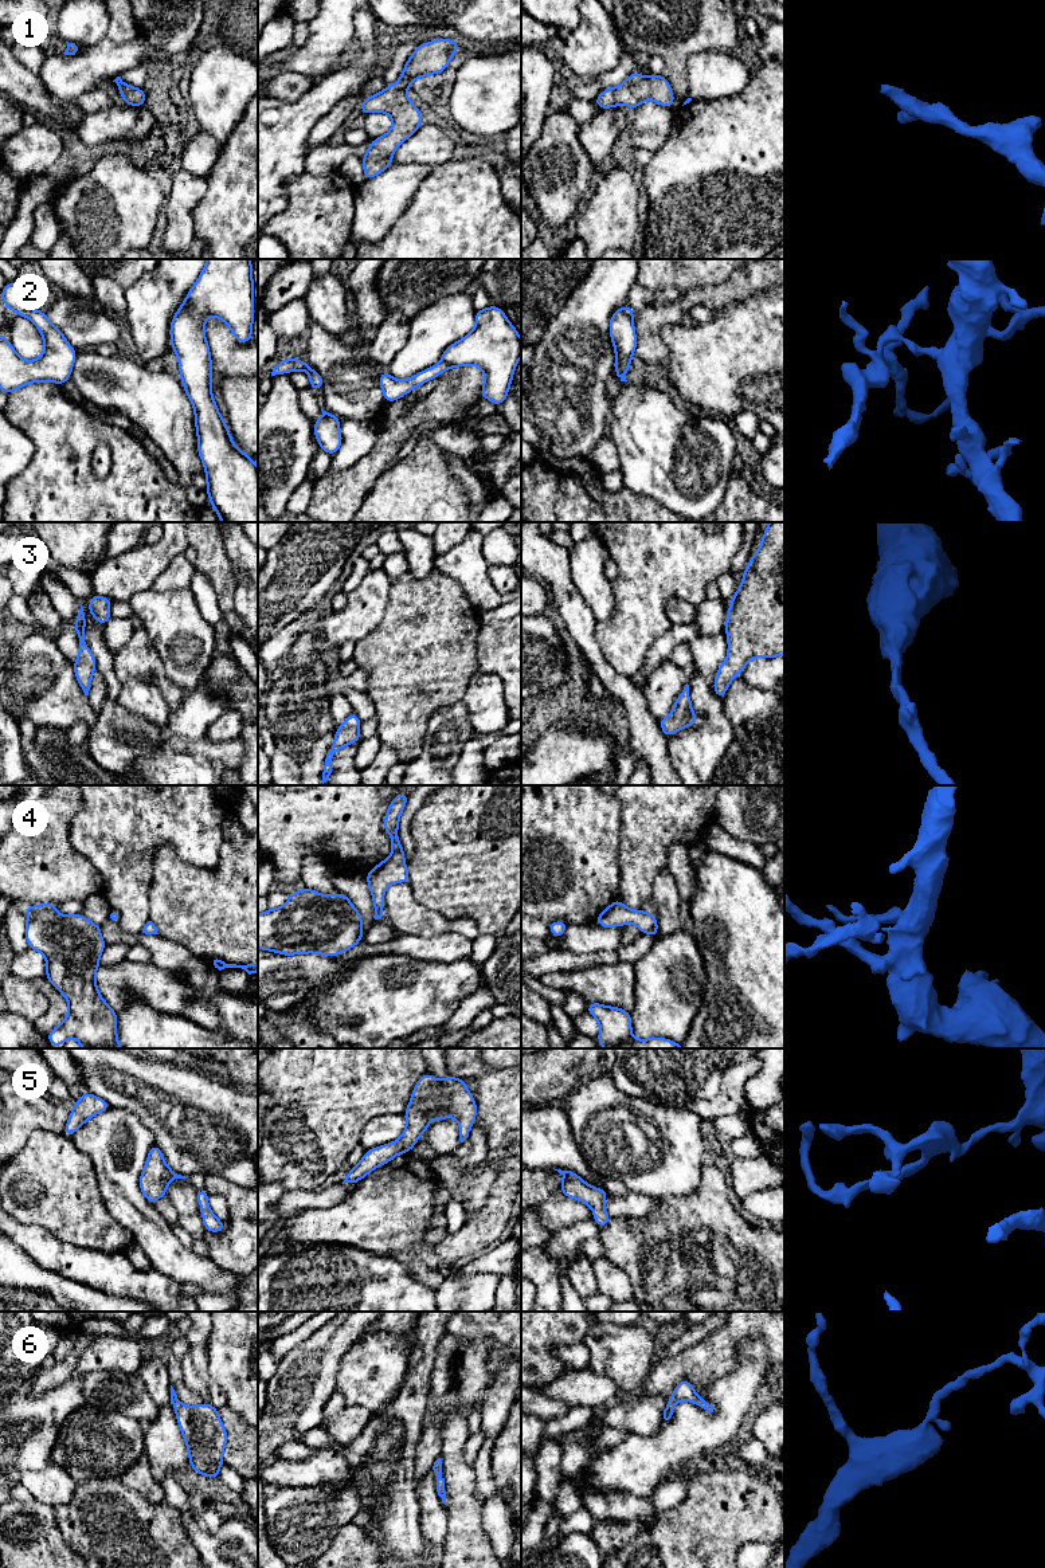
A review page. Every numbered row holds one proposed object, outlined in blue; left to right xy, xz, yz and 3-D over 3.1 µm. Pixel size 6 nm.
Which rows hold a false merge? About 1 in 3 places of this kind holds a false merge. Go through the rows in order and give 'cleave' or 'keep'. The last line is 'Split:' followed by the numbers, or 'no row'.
1: keep
2: cleave
3: keep
4: keep
5: keep
6: keep
Split: 2

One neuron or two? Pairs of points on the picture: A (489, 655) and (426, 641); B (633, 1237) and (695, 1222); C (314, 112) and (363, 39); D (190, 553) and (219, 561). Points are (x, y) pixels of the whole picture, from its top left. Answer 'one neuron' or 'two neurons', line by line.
A: two neurons
B: one neuron
C: one neuron
D: two neurons

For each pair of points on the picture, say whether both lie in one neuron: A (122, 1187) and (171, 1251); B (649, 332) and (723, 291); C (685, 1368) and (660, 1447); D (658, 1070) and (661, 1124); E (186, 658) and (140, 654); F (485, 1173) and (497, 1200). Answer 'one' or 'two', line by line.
A: one
B: one
C: two
D: two
E: two
F: two

